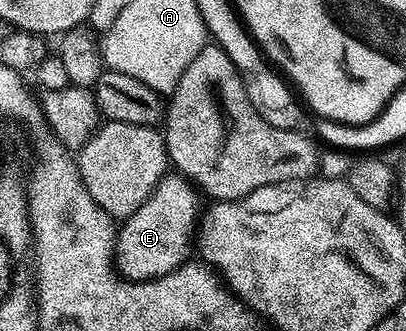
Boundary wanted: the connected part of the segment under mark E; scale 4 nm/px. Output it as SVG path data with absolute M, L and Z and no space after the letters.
M164 174L151 188L143 202L118 224L115 237L115 265L124 278L156 279L179 267L180 264L188 262L187 250L193 247L193 240L197 235L197 220L201 215L200 196L197 194L196 188L183 175L171 174L173 175Z

